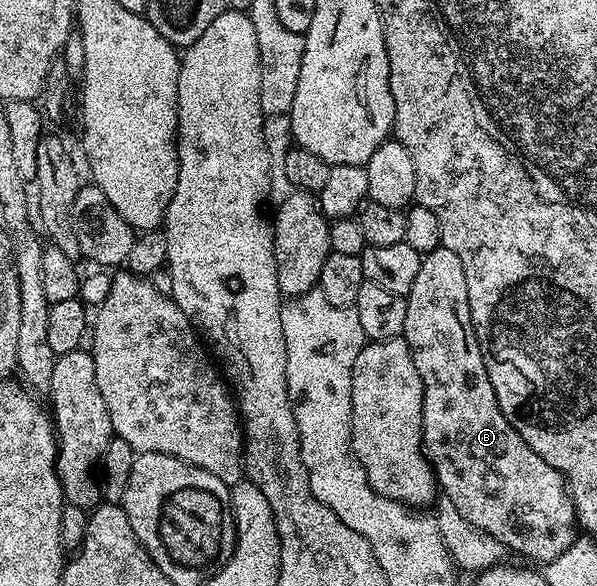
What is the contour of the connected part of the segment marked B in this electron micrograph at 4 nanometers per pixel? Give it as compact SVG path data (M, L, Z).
M440 246L437 250L424 255L421 259L419 276L415 276L415 284L411 284L411 292L407 295L405 303L407 304L407 324L403 337L405 343L413 350L415 368L419 368L419 380L423 380L421 444L426 458L433 465L433 474L437 477L438 487L443 491L444 497L449 498L451 504L455 504L455 508L459 508L459 516L463 516L463 520L475 524L477 530L499 540L499 544L504 546L506 551L513 553L514 550L517 554L526 554L527 557L541 562L537 564L554 562L556 558L563 556L563 552L567 552L567 548L579 534L573 499L569 497L565 476L555 468L551 468L551 464L547 464L547 460L543 460L543 456L534 452L523 440L523 436L519 436L519 432L515 432L515 428L509 423L507 416L503 416L503 412L495 400L495 388L491 388L491 380L487 376L487 368L483 364L483 352L479 348L479 340L471 320L471 308L467 300L467 276L463 276L463 264L459 260L459 256L455 256L455 252L451 252L446 246Z

